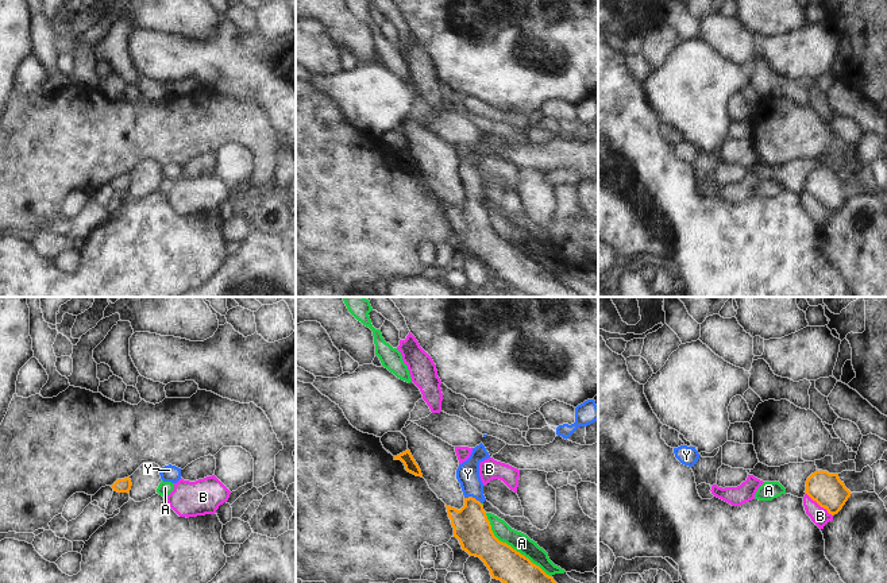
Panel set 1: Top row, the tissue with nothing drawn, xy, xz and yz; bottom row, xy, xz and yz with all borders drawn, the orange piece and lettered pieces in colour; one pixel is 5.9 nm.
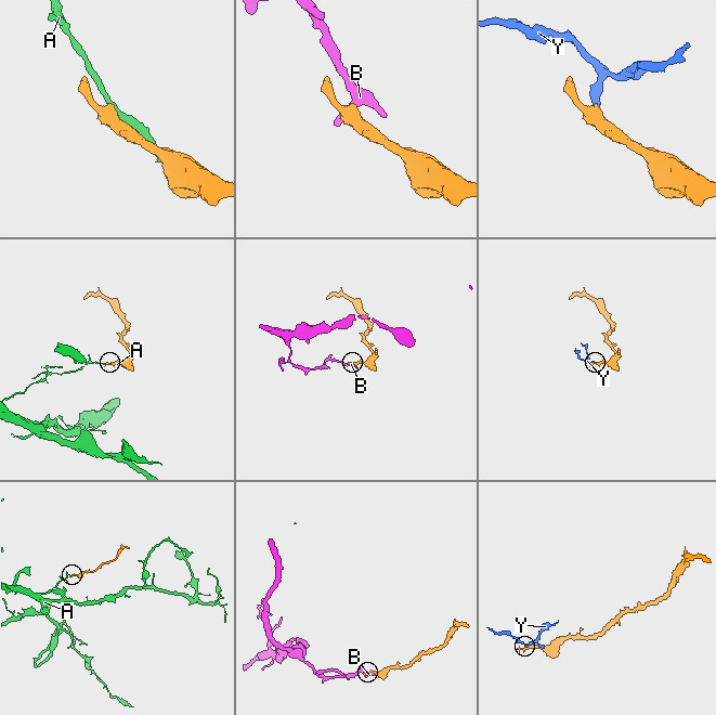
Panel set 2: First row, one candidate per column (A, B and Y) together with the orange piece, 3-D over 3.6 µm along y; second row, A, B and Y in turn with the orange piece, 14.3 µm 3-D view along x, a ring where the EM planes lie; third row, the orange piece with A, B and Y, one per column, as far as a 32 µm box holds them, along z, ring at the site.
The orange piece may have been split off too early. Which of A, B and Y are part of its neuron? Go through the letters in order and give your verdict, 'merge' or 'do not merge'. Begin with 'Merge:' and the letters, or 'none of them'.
Merge: Y
A: do not merge
B: do not merge
Y: merge

